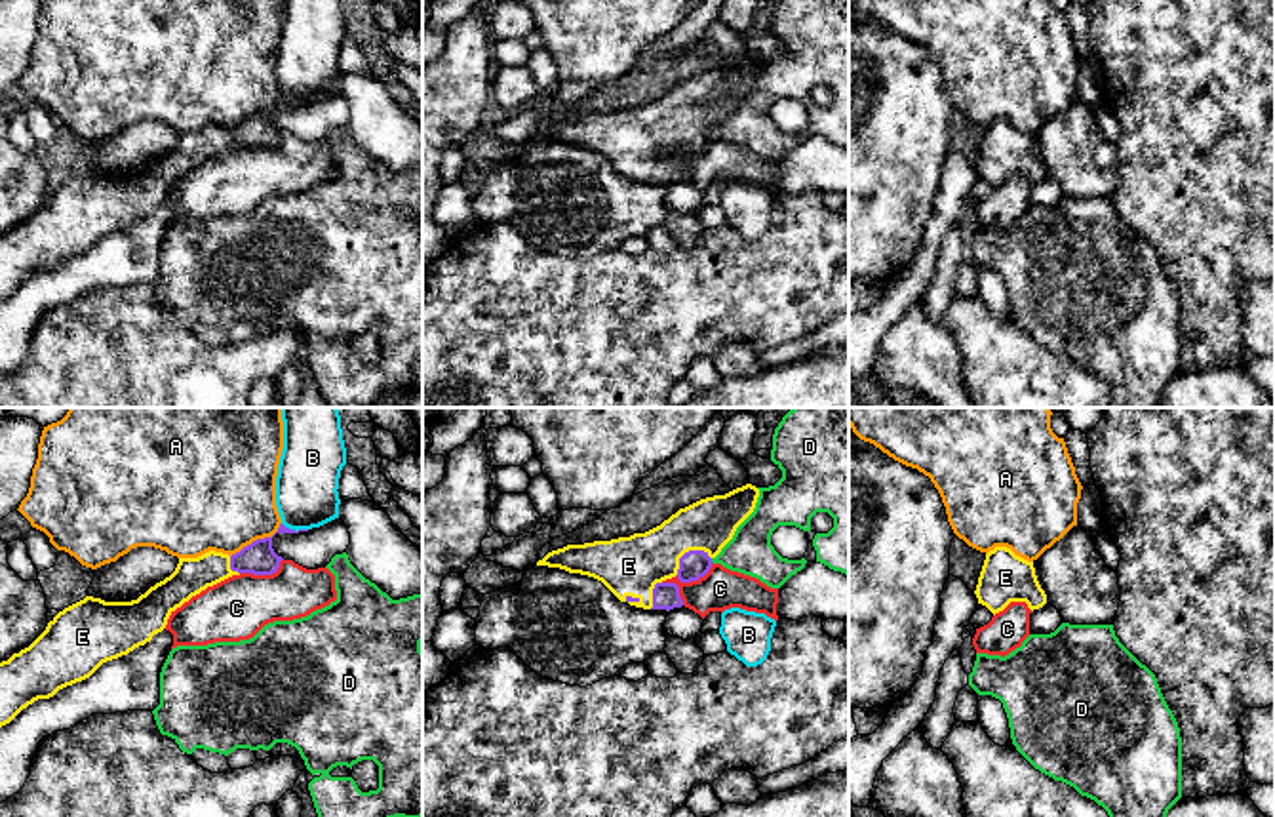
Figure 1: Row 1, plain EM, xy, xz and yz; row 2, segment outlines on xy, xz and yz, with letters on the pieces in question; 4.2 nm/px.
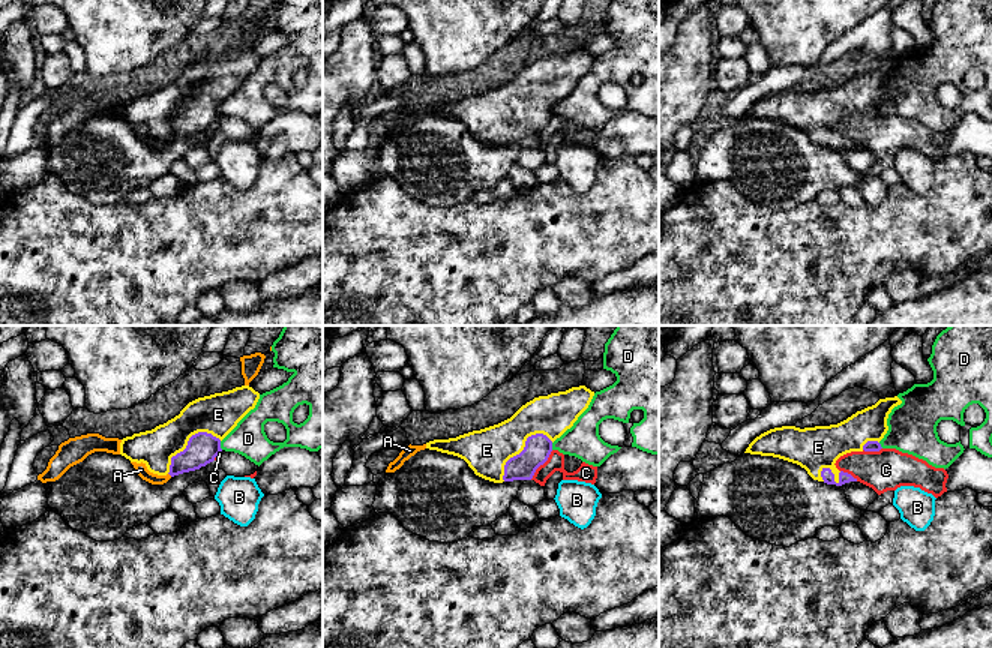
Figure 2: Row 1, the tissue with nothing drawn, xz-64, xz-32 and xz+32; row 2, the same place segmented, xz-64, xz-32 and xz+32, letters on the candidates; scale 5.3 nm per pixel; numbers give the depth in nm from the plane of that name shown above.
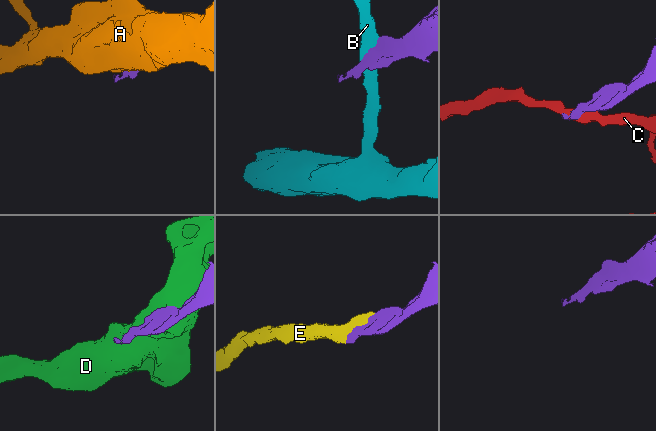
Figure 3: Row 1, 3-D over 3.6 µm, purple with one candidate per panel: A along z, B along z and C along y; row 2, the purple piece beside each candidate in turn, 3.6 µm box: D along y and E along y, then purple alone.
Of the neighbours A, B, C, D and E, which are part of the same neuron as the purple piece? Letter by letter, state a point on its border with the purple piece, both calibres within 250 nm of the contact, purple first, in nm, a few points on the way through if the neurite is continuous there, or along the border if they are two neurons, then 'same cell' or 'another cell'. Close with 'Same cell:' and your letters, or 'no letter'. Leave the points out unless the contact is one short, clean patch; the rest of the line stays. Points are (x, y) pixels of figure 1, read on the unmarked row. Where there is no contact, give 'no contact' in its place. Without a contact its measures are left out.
A: contact xy (257, 113); calibres 140 and 480 nm; another cell
B: contact xy (294, 103); calibres 140 and 260 nm; another cell
C: contact xy (263, 147); calibres 140 and 260 nm; border xy (282, 132), (280, 139), (271, 147), (240, 147); another cell
D: contact xz (710, 134); calibres 120 and 190 nm; another cell
E: contact xz (686, 126); calibres 120 and 260 nm; same cell
Same cell: E

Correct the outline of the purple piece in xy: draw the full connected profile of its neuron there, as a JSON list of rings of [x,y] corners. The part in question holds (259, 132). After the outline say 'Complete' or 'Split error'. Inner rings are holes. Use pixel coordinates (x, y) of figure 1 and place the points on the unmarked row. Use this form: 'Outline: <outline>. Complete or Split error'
Outline: [[[272,110],[257,112],[228,130],[209,124],[179,131],[175,145],[131,175],[86,169],[59,185],[25,223],[0,236],[0,301],[38,272],[89,251],[103,236],[152,213],[169,189],[232,149],[272,149],[280,135]]]. Split error

